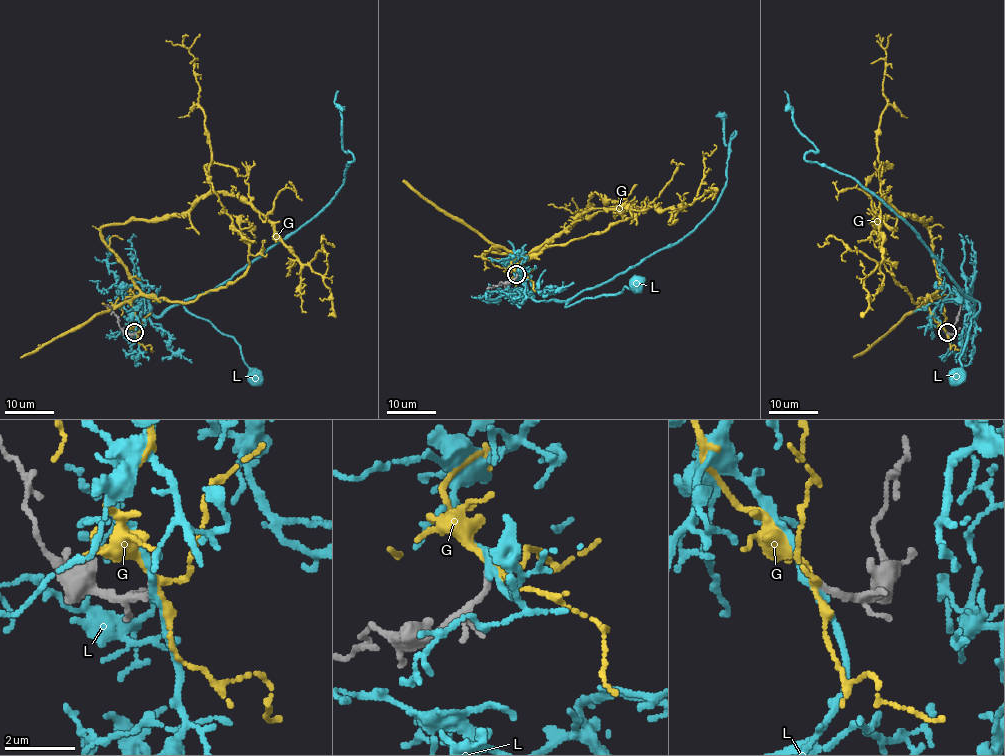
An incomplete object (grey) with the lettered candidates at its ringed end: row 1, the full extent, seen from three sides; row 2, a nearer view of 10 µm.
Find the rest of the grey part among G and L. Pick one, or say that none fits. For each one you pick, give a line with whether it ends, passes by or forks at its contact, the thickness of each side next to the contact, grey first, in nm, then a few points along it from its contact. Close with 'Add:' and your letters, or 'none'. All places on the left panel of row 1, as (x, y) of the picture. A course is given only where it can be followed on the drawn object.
Add: none

